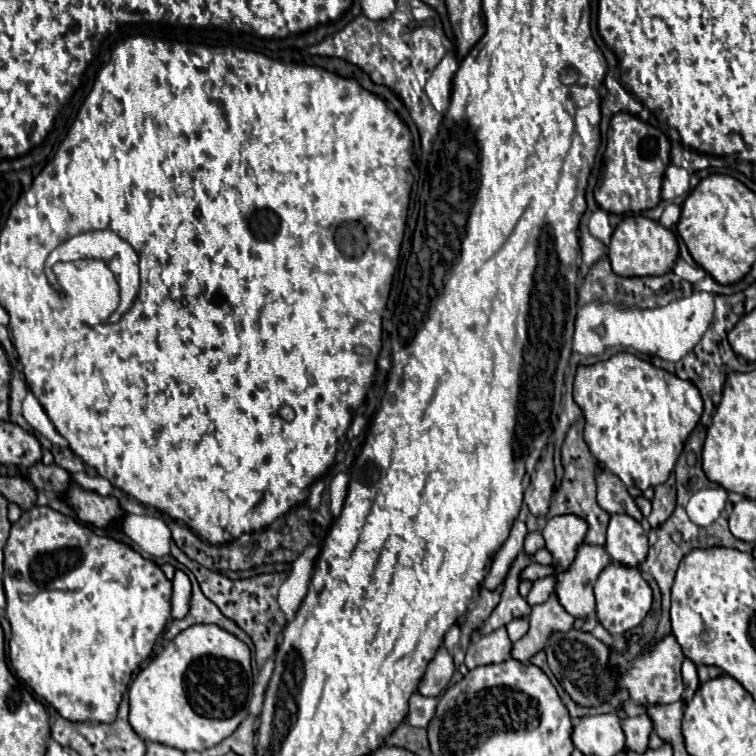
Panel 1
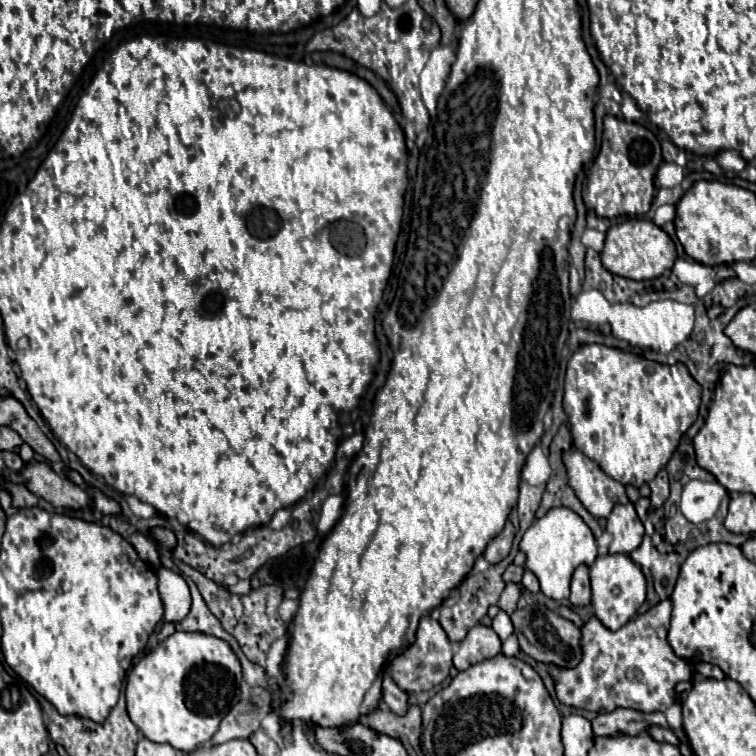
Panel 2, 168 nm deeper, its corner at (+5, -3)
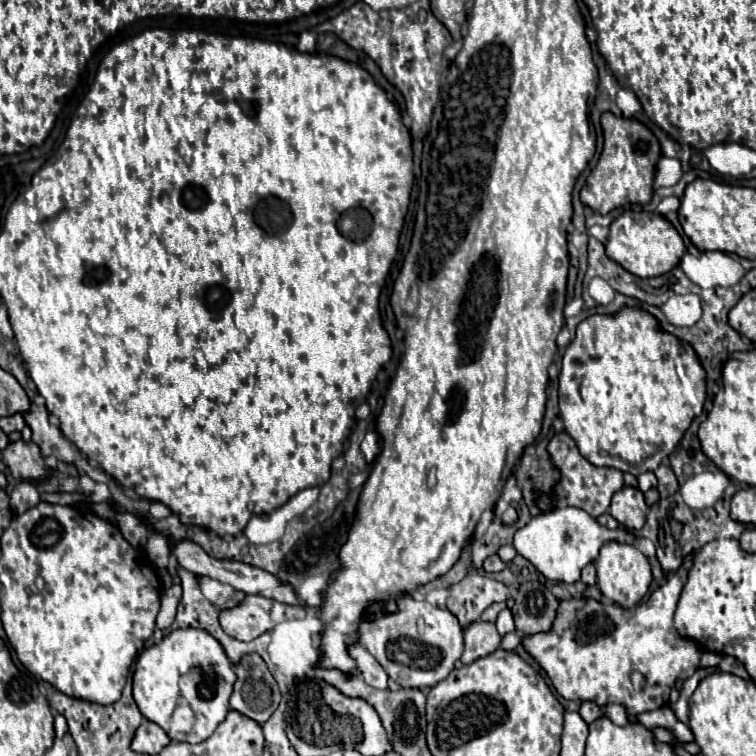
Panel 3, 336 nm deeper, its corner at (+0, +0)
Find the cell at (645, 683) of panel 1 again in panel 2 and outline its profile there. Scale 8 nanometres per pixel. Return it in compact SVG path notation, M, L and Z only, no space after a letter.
M666 598L614 632L596 616L590 616L590 620L580 626L582 660L578 668L568 670L550 664L558 700L590 712L612 712L616 708L632 708L638 712L666 710L674 700L674 686L680 680L690 680L694 674L694 666L676 656L666 640L670 612L672 602Z

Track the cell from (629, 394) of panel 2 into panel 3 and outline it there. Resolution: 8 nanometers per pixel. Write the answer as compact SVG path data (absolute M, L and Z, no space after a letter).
M621 309L615 317L607 317L607 315L593 315L585 321L581 321L577 325L577 335L575 339L569 343L565 355L563 355L563 367L561 367L561 375L559 375L559 409L561 409L561 419L565 423L565 431L575 439L575 443L579 445L579 451L583 453L583 457L597 465L597 467L613 467L619 469L623 473L633 473L635 477L647 471L655 471L659 467L659 463L663 459L667 459L677 443L681 441L683 433L689 429L691 421L695 415L703 412L703 406L707 398L706 393L706 372L703 371L695 351L691 349L691 345L679 341L677 337L669 335L669 333L661 333L657 331L657 321L655 317L651 317L645 311L639 309Z

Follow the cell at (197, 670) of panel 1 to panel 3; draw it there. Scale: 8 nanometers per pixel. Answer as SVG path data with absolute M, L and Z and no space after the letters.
M175 629L163 637L161 643L145 649L137 657L133 673L133 699L141 715L157 723L173 741L199 743L225 721L229 713L229 695L233 693L235 681L237 675L233 671L233 663L229 661L223 645L211 637L211 633L203 633L203 629Z

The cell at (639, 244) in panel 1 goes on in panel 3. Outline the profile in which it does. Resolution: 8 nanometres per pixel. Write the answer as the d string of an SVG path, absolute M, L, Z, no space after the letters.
M625 211L609 227L609 239L605 243L607 257L617 261L635 277L657 277L675 269L685 255L685 245L677 229L657 213Z

